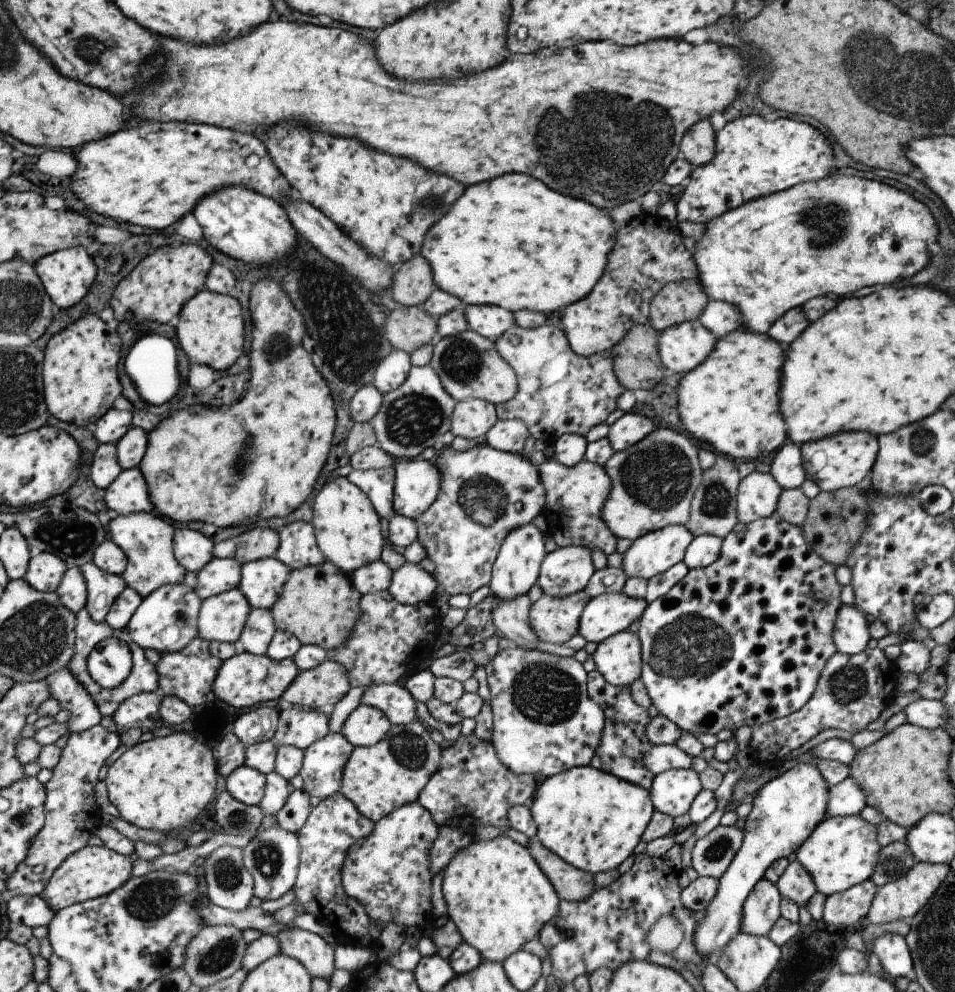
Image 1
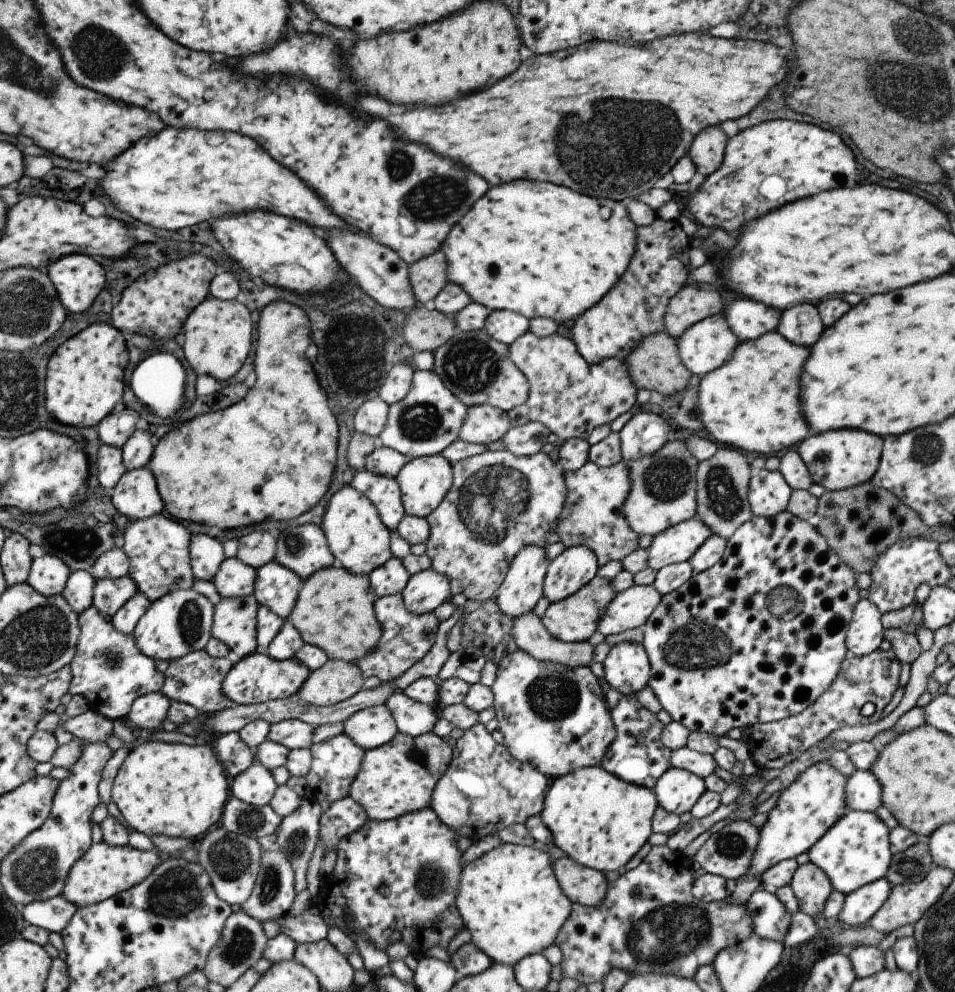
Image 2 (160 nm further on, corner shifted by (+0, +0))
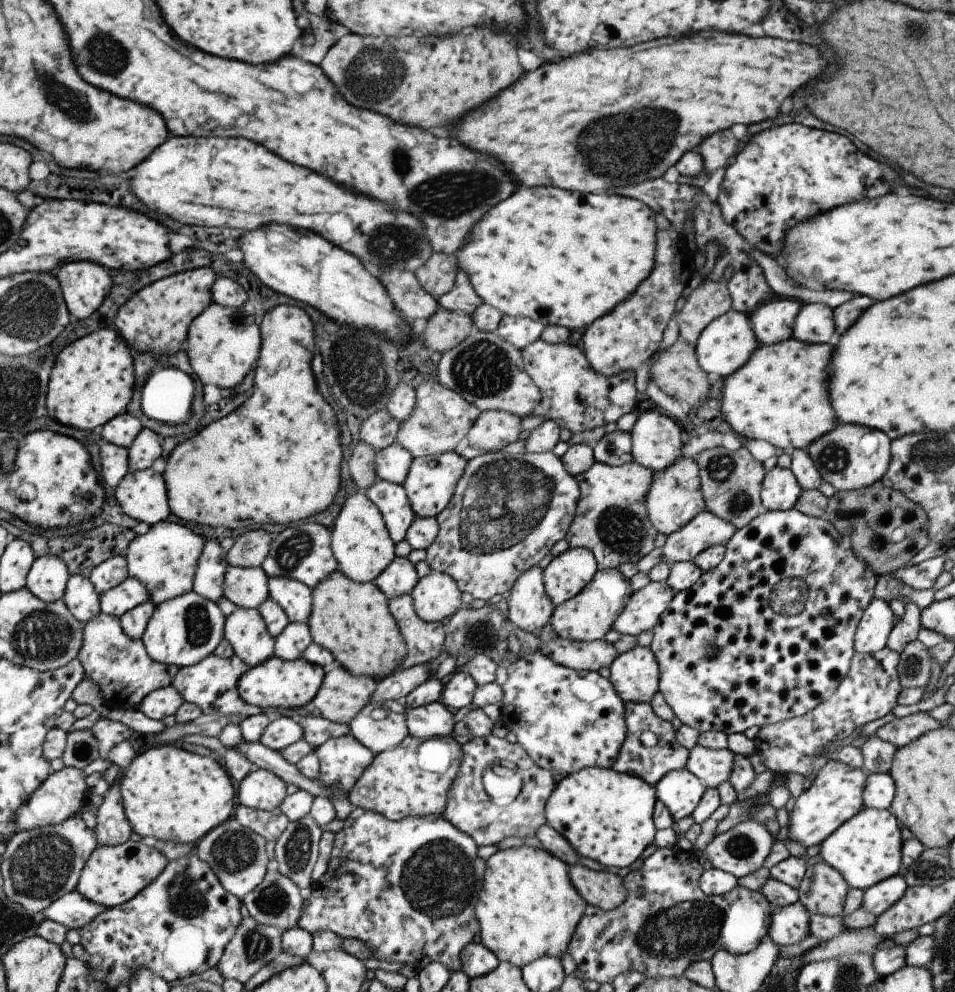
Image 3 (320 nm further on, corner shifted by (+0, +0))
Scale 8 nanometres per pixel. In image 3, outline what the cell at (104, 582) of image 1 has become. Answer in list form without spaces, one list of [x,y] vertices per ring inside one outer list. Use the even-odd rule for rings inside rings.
[[[128,577],[117,586],[105,590],[100,596],[100,612],[112,616],[121,616],[123,612],[149,601],[149,594],[139,580]]]

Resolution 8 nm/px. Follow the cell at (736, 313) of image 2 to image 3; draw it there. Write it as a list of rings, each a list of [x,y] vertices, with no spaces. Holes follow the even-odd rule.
[[[773,300],[759,304],[747,314],[758,345],[769,345],[791,338],[791,324],[801,304],[795,300]]]

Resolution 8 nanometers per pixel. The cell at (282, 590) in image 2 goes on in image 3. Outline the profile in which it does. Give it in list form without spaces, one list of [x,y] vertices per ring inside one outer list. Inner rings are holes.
[[[267,577],[267,596],[283,610],[289,623],[307,622],[311,612],[311,589],[289,578]]]

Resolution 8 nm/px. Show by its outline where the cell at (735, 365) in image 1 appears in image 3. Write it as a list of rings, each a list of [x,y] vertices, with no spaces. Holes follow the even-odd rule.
[[[790,338],[776,344],[758,345],[741,368],[721,378],[719,414],[737,437],[763,440],[781,449],[782,452],[807,447],[825,432],[840,426],[827,398],[827,364],[831,354],[833,354],[831,342],[811,345]]]

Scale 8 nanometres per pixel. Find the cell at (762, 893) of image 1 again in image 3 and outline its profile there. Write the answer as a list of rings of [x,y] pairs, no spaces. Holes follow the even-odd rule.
[[[799,902],[785,907],[773,907],[768,938],[778,947],[797,944],[809,935],[809,915]]]

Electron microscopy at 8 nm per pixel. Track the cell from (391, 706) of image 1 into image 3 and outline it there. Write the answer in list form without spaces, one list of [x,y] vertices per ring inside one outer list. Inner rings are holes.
[[[439,701],[418,708],[405,708],[403,714],[407,734],[417,739],[426,740],[433,736],[453,735],[453,712]]]

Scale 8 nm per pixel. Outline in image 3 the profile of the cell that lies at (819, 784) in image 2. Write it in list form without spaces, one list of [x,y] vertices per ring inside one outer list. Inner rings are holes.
[[[834,758],[819,770],[815,769],[803,792],[795,798],[792,810],[787,814],[787,840],[797,841],[803,850],[819,845],[835,828],[854,816],[863,807],[861,792],[867,772],[851,768]]]

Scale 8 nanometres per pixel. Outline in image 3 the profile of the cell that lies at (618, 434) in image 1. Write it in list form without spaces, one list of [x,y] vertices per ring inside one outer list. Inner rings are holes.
[[[659,409],[638,414],[629,430],[632,461],[654,472],[671,466],[681,457],[683,430],[670,416],[663,416]]]

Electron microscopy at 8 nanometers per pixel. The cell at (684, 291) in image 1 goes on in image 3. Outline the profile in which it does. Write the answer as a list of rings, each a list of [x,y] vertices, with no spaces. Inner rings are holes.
[[[704,280],[685,300],[681,310],[675,316],[678,327],[678,339],[695,344],[701,330],[721,314],[732,309],[725,284]]]

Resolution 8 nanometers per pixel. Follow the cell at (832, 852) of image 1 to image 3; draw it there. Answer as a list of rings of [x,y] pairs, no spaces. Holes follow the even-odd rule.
[[[862,807],[857,814],[835,828],[819,844],[821,863],[833,868],[849,888],[867,890],[900,872],[901,836],[897,820],[887,809]]]

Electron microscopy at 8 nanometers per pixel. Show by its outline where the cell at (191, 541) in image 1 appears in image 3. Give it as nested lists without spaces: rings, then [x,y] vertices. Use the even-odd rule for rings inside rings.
[[[204,539],[203,548],[195,566],[192,591],[211,603],[223,597],[223,574],[227,568],[226,553],[215,540]]]

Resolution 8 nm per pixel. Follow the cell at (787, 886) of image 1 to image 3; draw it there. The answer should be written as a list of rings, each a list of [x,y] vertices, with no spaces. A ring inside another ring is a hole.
[[[817,863],[805,868],[796,892],[798,902],[808,915],[842,916],[843,900],[849,886],[827,864]]]

